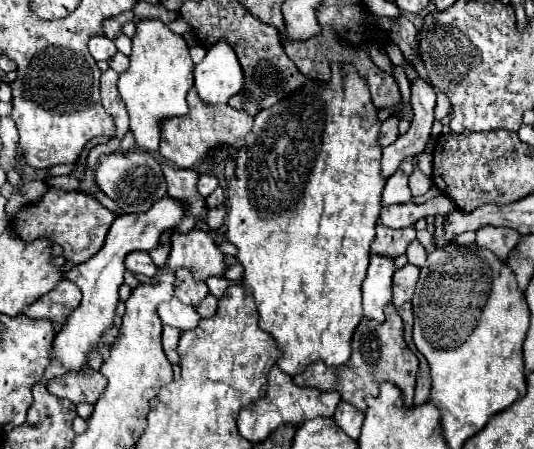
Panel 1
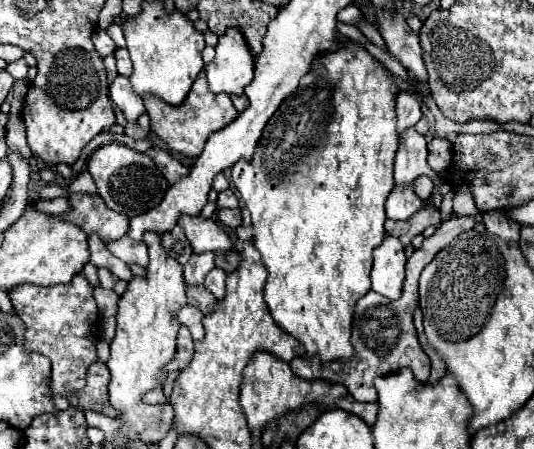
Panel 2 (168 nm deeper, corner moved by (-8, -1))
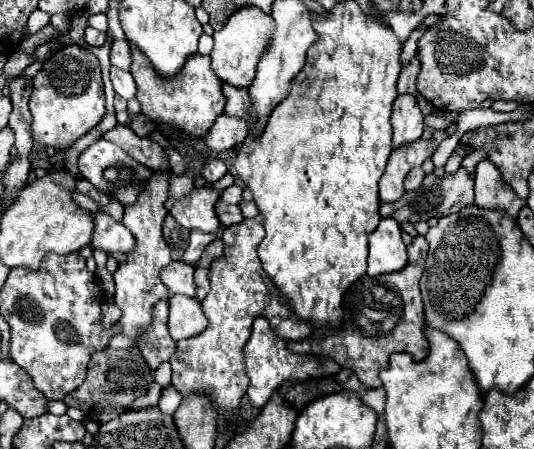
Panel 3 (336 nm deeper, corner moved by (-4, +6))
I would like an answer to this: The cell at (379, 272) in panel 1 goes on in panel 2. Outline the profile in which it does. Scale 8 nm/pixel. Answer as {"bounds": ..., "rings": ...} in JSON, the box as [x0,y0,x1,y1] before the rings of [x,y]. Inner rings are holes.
{"bounds":[370,235,406,299],"rings":[[[384,235],[384,241],[374,249],[374,267],[370,273],[372,289],[384,297],[396,299],[404,285],[406,255],[398,237]]]}

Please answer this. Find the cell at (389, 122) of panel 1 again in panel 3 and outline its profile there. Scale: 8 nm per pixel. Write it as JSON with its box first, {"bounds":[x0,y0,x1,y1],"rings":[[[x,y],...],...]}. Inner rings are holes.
{"bounds":[398,58,420,96],"rings":[[[412,58],[412,62],[400,72],[400,78],[398,78],[398,94],[412,94],[412,96],[418,96],[418,88],[416,88],[416,76],[418,76],[418,70],[420,70],[420,62],[418,58]]]}

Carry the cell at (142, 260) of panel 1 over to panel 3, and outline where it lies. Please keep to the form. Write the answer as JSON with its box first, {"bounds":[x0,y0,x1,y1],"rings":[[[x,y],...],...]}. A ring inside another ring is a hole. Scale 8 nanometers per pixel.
{"bounds":[92,212,136,256],"rings":[[[98,212],[94,216],[94,234],[92,234],[92,248],[104,250],[108,256],[112,256],[114,252],[122,252],[128,254],[134,246],[136,246],[136,238],[132,236],[132,232],[120,224],[114,222],[112,216]]]}

